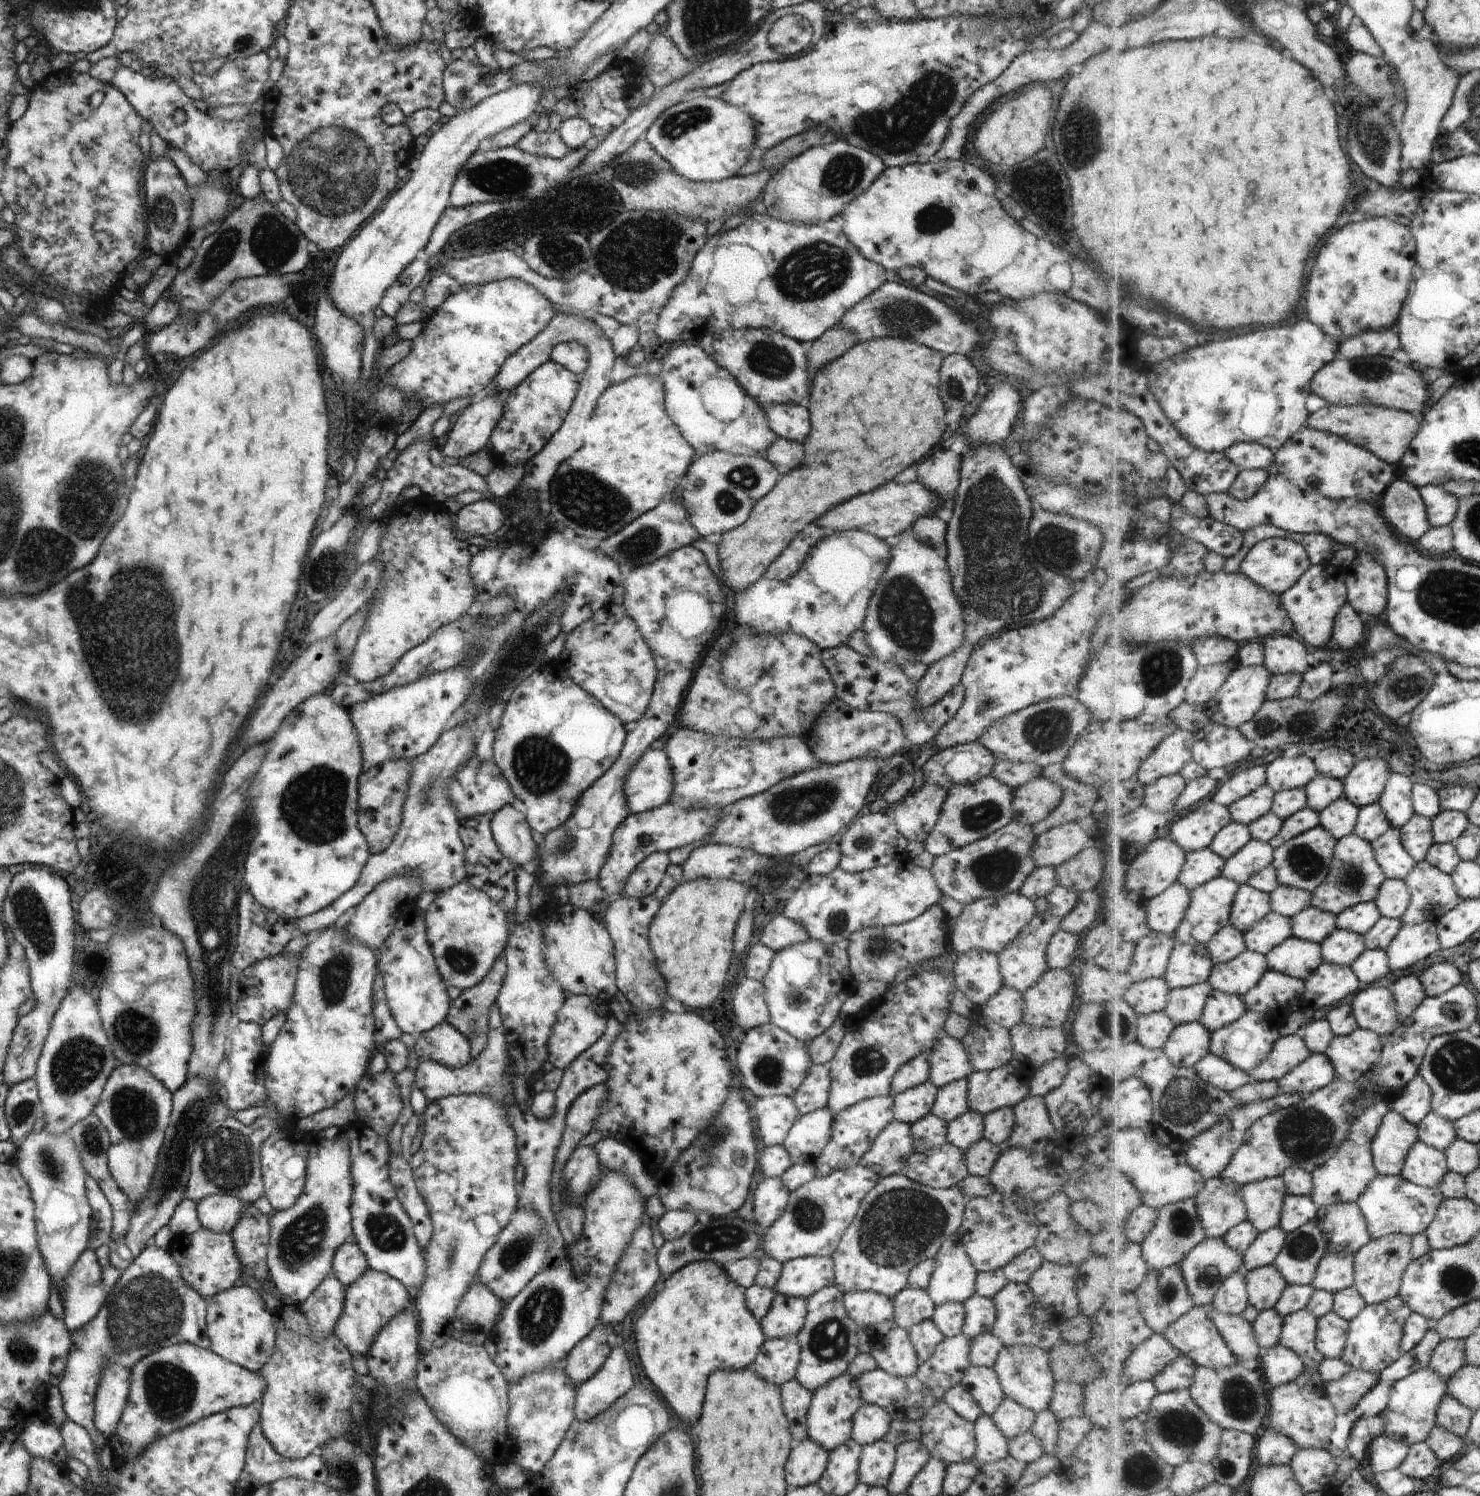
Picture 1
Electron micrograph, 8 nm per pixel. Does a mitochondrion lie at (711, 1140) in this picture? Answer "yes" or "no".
yes

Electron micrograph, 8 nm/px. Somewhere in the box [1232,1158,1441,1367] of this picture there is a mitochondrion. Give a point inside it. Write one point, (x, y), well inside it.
(1304, 1247)

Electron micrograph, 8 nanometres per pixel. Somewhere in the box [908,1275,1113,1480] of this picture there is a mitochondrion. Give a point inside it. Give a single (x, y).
(1015, 1365)

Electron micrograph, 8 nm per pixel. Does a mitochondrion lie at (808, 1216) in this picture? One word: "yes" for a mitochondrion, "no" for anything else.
yes

